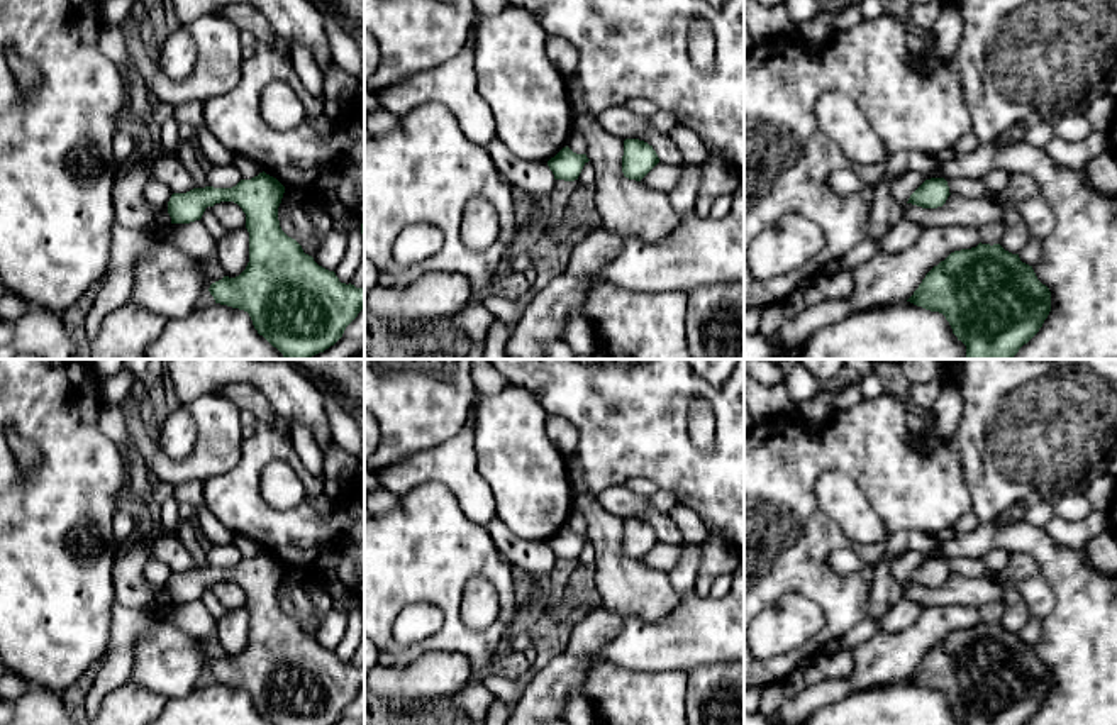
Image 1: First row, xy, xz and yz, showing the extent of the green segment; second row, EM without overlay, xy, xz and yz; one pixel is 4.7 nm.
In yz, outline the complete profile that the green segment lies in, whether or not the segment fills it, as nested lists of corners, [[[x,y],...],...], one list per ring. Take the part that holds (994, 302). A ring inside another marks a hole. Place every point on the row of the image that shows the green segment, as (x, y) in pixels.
[[[981,242],[971,249],[951,252],[925,274],[907,302],[942,313],[953,334],[966,346],[964,359],[1012,359],[1039,332],[1051,312],[1051,291],[1037,279],[1032,266],[1022,263],[1019,254],[1005,251],[1000,244]]]

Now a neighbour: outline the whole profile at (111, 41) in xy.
[[[103,25],[98,36],[98,51],[125,75],[129,69],[129,51],[119,25]]]

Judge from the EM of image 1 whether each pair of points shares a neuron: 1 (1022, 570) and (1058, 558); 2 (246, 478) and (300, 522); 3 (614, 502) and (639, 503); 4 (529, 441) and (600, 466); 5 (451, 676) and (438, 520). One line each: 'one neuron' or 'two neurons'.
1: two neurons
2: one neuron
3: one neuron
4: two neurons
5: two neurons

